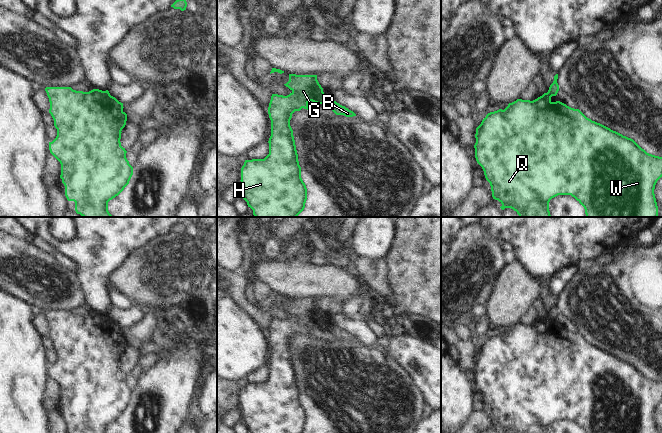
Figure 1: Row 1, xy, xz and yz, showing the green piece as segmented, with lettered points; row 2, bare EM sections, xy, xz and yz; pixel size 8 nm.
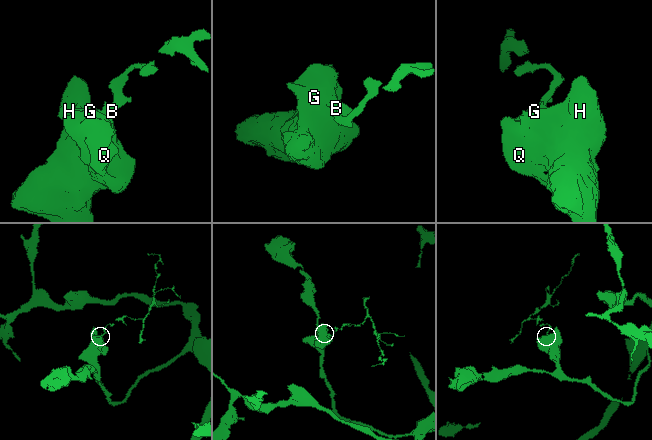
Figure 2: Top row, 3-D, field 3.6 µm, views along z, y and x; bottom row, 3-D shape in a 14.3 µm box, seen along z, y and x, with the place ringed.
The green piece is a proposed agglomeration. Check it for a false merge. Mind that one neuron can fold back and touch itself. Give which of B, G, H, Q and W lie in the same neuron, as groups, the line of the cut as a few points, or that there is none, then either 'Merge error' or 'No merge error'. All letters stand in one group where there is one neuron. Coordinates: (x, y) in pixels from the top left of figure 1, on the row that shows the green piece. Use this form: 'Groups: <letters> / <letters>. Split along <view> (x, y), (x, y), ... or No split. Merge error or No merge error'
Groups: B / G H Q W. Split along xz (332, 100), (326, 104). Merge error.

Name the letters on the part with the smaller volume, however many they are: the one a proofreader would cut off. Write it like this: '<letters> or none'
B.

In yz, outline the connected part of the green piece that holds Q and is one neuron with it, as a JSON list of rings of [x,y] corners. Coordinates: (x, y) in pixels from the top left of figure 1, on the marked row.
[[[547,92],[533,101],[517,99],[509,103],[504,110],[488,113],[476,128],[475,158],[490,183],[493,199],[502,204],[500,208],[502,210],[511,208],[519,217],[552,217],[549,211],[550,200],[558,195],[571,195],[584,207],[586,217],[658,217],[654,189],[657,181],[662,177],[662,157],[647,153],[633,139],[592,121],[579,109],[571,108],[560,101],[552,102],[551,97],[552,95]]]

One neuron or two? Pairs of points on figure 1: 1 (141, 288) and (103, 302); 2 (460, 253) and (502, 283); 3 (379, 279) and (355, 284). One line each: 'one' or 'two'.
1: two
2: two
3: two

